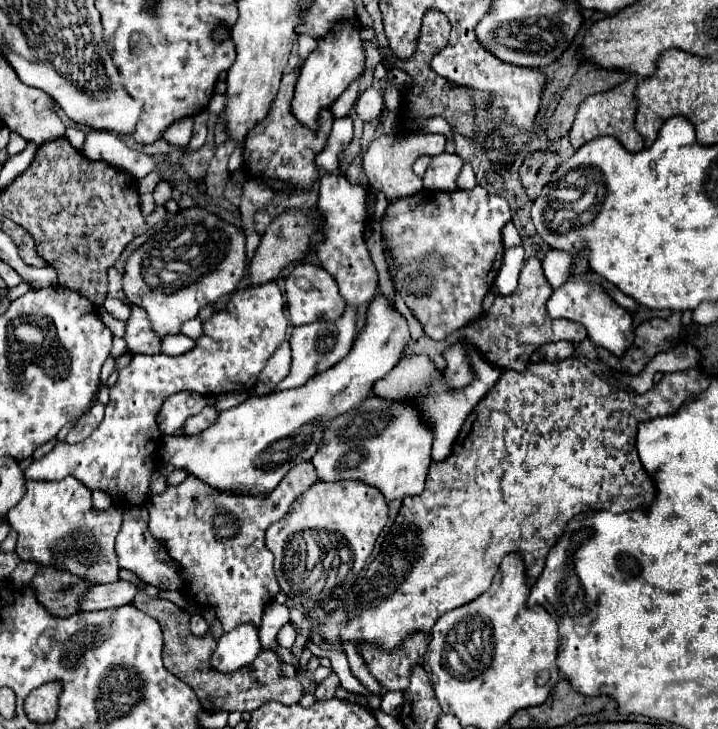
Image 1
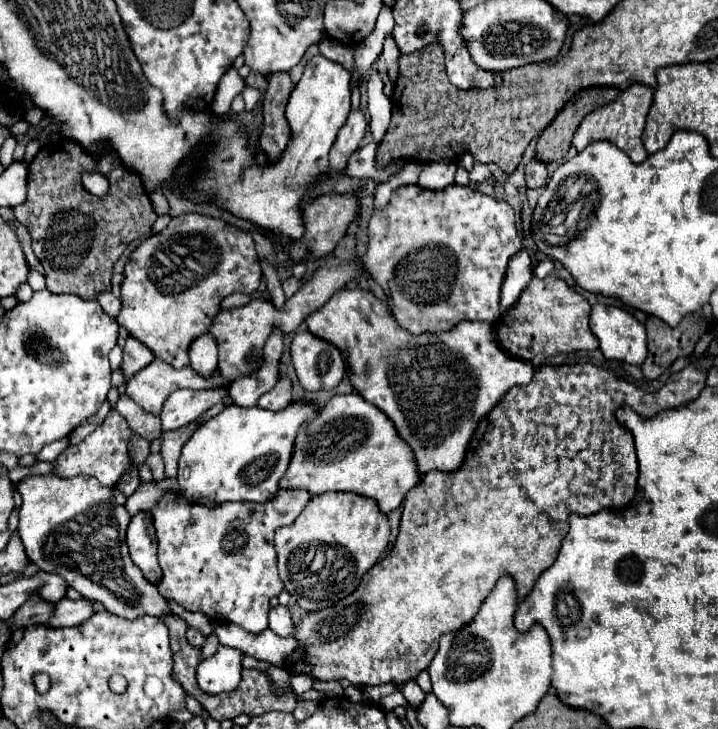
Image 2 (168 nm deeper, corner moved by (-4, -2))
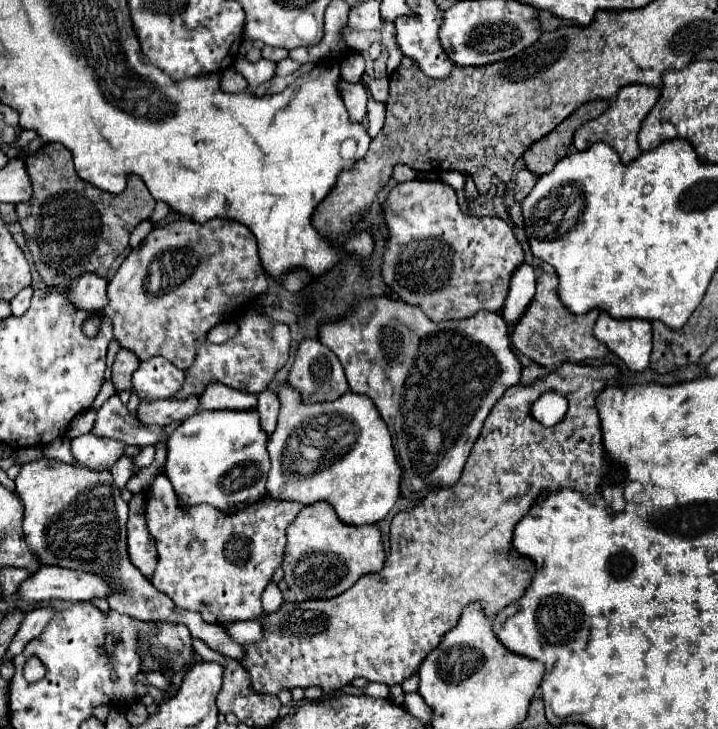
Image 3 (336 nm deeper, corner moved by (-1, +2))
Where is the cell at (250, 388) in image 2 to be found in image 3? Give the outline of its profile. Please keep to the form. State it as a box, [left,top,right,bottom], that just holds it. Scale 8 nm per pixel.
[267,383,401,525]

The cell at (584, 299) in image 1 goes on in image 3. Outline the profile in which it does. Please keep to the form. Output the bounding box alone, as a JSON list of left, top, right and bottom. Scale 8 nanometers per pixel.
[595,313,651,371]

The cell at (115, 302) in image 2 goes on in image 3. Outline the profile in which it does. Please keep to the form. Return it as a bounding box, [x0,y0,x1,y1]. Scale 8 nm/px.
[63,273,107,311]

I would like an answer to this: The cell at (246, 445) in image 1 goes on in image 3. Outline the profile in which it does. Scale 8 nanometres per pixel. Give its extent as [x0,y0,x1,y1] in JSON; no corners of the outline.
[165,409,269,513]

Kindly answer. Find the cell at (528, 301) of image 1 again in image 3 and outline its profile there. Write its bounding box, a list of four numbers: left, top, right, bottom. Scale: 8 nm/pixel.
[511,273,609,371]

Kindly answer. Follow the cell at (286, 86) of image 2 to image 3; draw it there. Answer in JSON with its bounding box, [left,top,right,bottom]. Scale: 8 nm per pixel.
[261,45,289,63]

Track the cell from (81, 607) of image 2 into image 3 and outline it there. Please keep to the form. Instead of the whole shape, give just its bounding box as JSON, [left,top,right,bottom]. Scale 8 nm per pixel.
[3,607,53,663]

